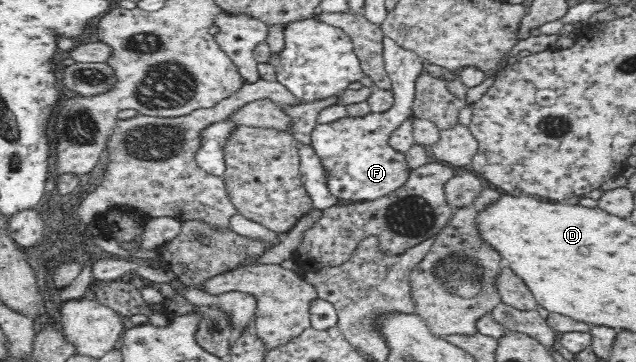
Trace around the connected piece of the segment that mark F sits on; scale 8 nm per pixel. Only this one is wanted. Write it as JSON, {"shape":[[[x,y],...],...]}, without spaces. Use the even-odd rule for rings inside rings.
{"shape":[[[383,36],[385,70],[392,82],[393,106],[380,113],[345,117],[317,125],[310,136],[310,147],[320,159],[329,192],[337,199],[369,201],[382,198],[401,188],[408,179],[404,150],[390,147],[391,134],[409,119],[413,112],[415,79],[424,72],[424,62],[413,52],[397,46],[397,42]]]}

